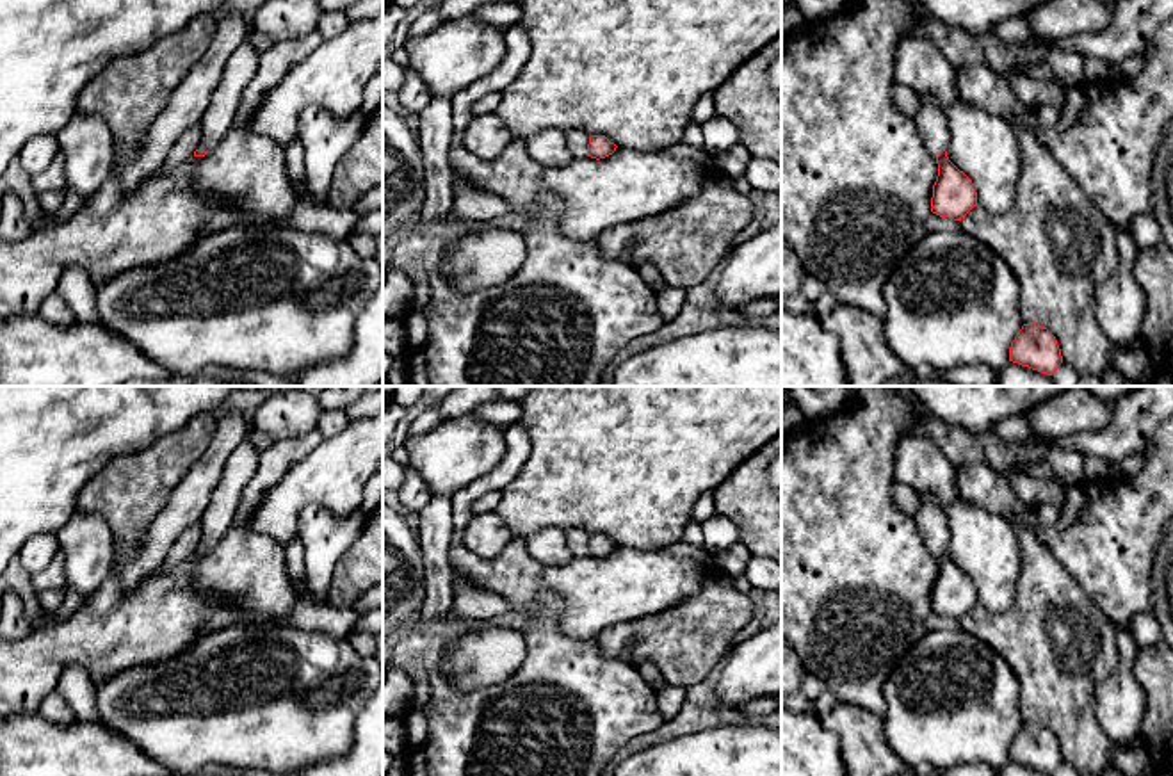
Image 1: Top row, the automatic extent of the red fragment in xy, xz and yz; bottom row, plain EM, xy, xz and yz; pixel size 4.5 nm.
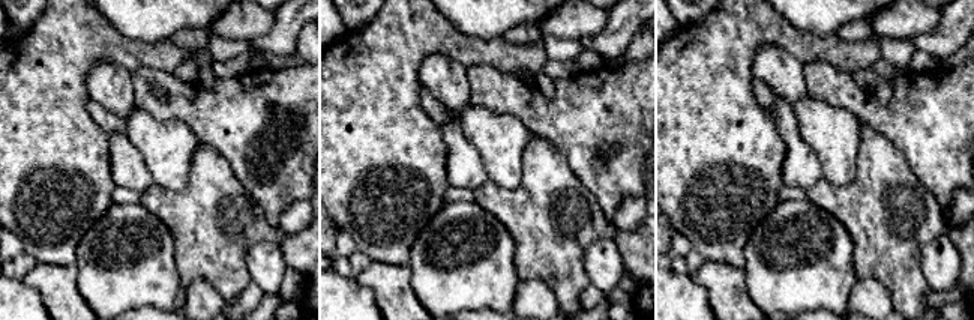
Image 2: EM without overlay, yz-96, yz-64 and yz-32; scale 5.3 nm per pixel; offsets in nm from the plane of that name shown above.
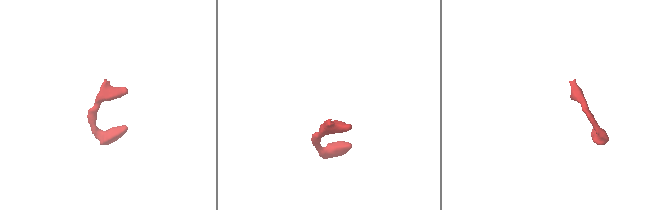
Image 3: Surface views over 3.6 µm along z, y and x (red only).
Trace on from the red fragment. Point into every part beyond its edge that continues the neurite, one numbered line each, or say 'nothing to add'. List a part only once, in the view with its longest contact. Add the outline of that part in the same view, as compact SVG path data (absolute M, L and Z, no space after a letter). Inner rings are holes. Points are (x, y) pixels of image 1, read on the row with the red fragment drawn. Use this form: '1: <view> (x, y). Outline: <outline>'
1: xy (241, 68). Outline: M244 41L226 62L222 78L199 121L201 142L198 150L212 151L226 135L235 119L246 85L255 77L262 55L249 41Z

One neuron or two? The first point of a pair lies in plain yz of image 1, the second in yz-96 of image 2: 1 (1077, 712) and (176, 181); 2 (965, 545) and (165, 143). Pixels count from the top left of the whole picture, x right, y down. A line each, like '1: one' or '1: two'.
1: two
2: one

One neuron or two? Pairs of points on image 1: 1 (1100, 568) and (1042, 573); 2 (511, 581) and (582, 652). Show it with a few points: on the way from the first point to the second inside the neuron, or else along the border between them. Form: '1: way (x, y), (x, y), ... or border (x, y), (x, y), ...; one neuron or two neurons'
1: border (1040, 541), (1095, 604); two neurons
2: way (534, 593), (547, 606), (547, 629), (559, 641); one neuron

